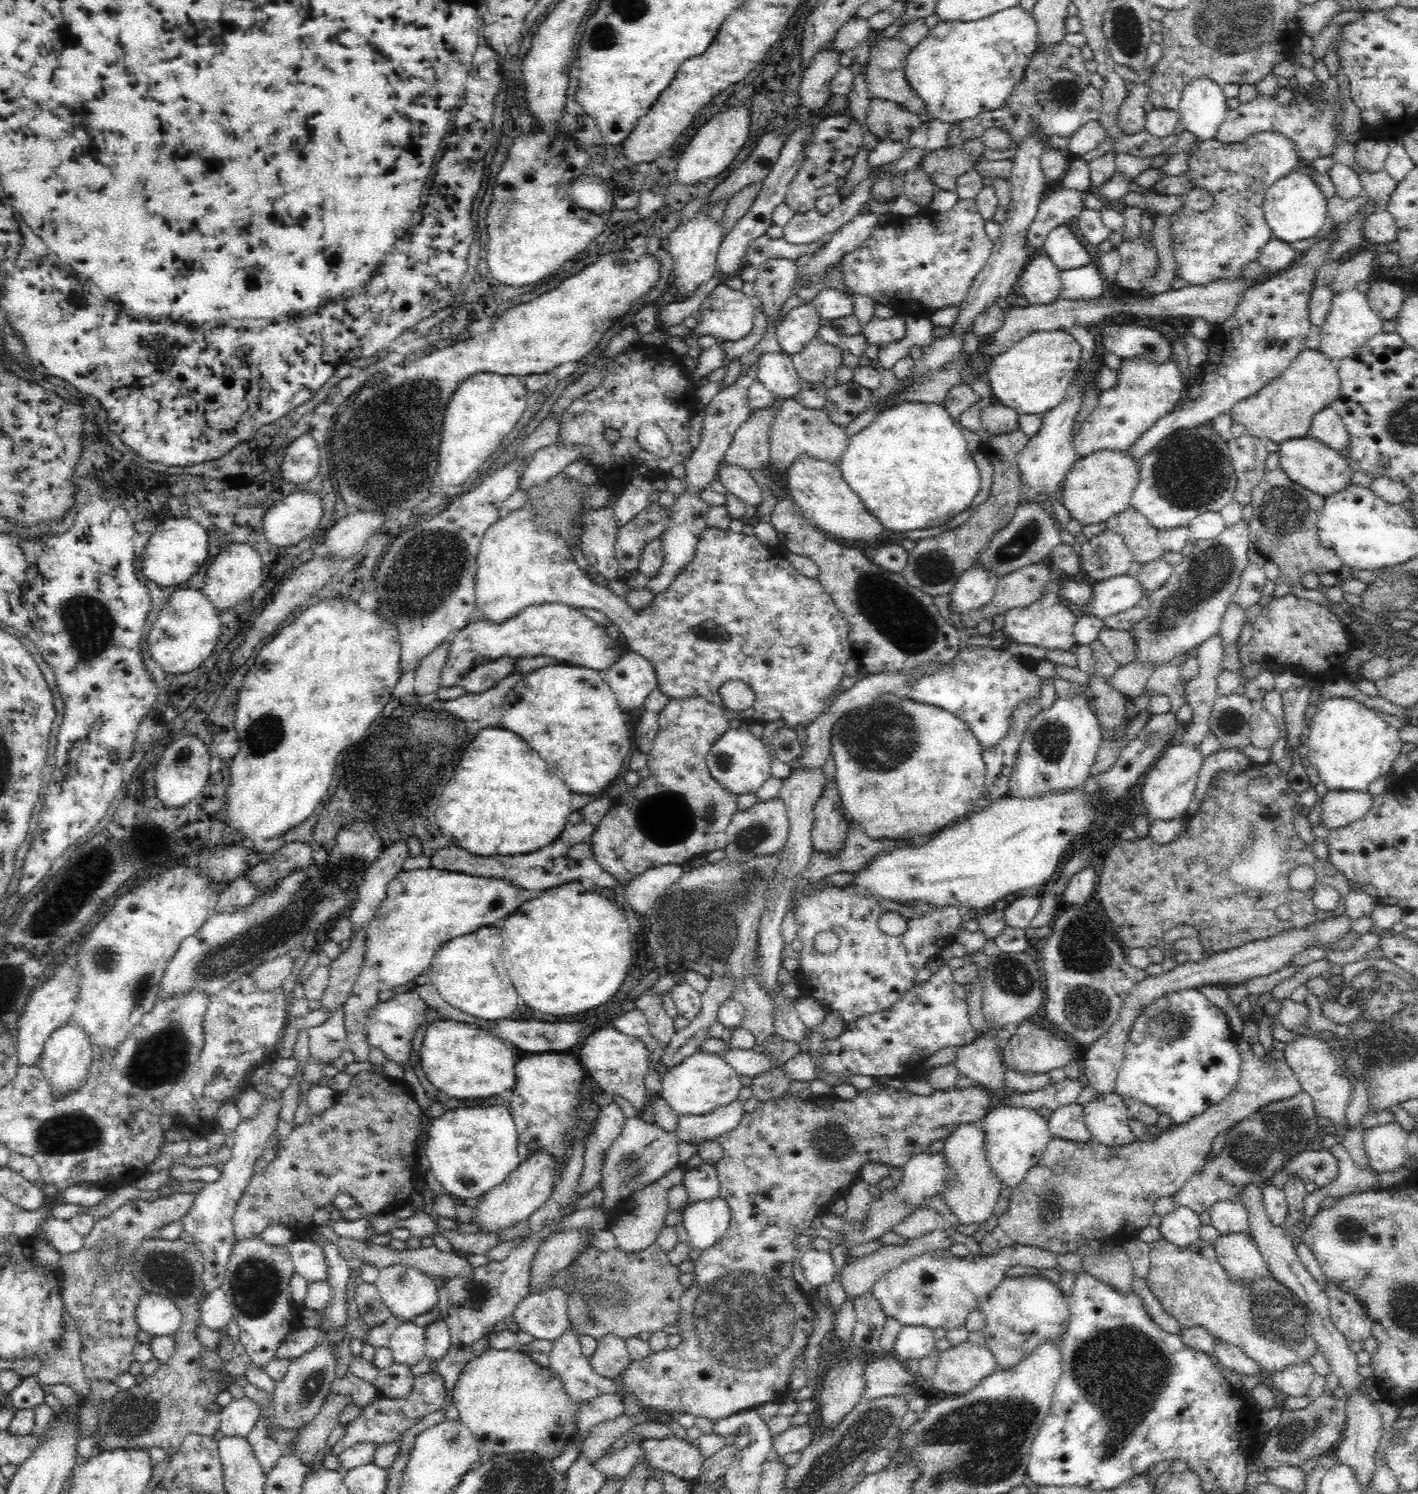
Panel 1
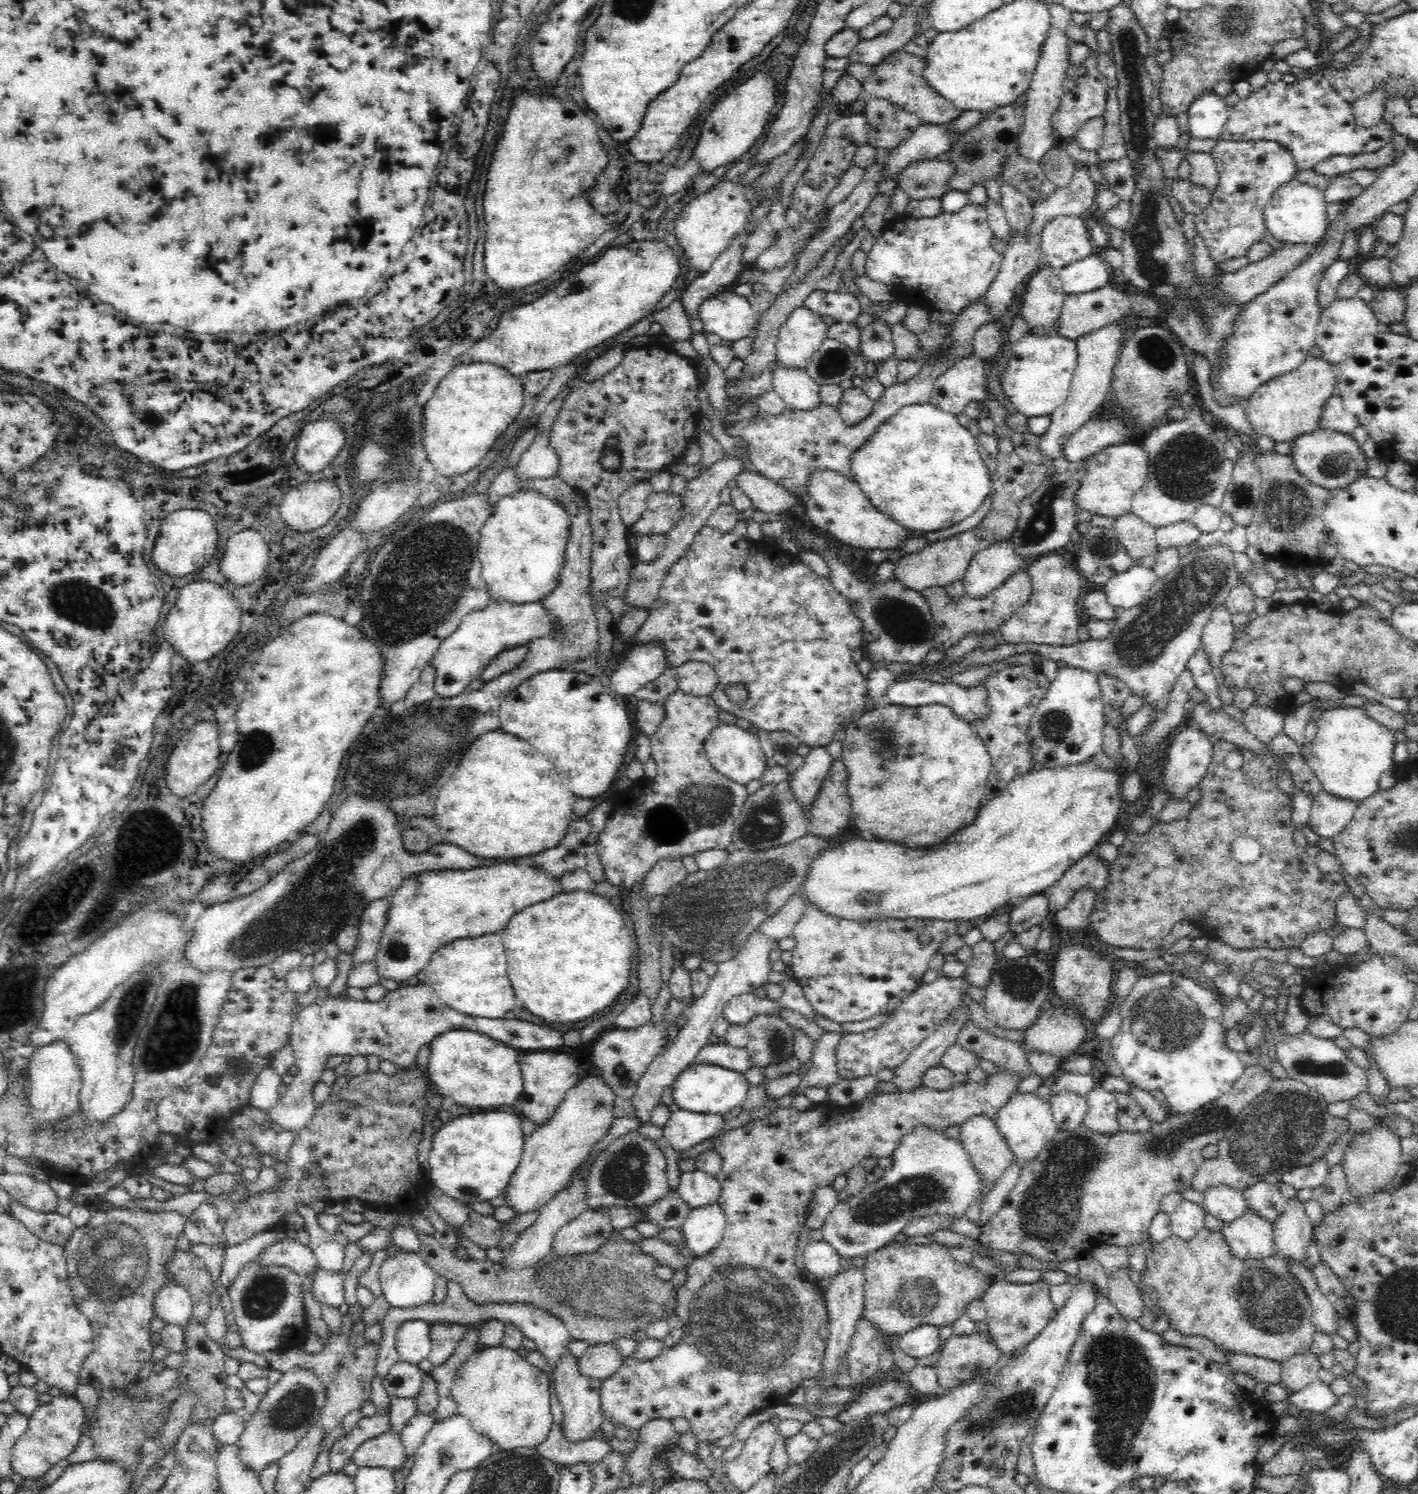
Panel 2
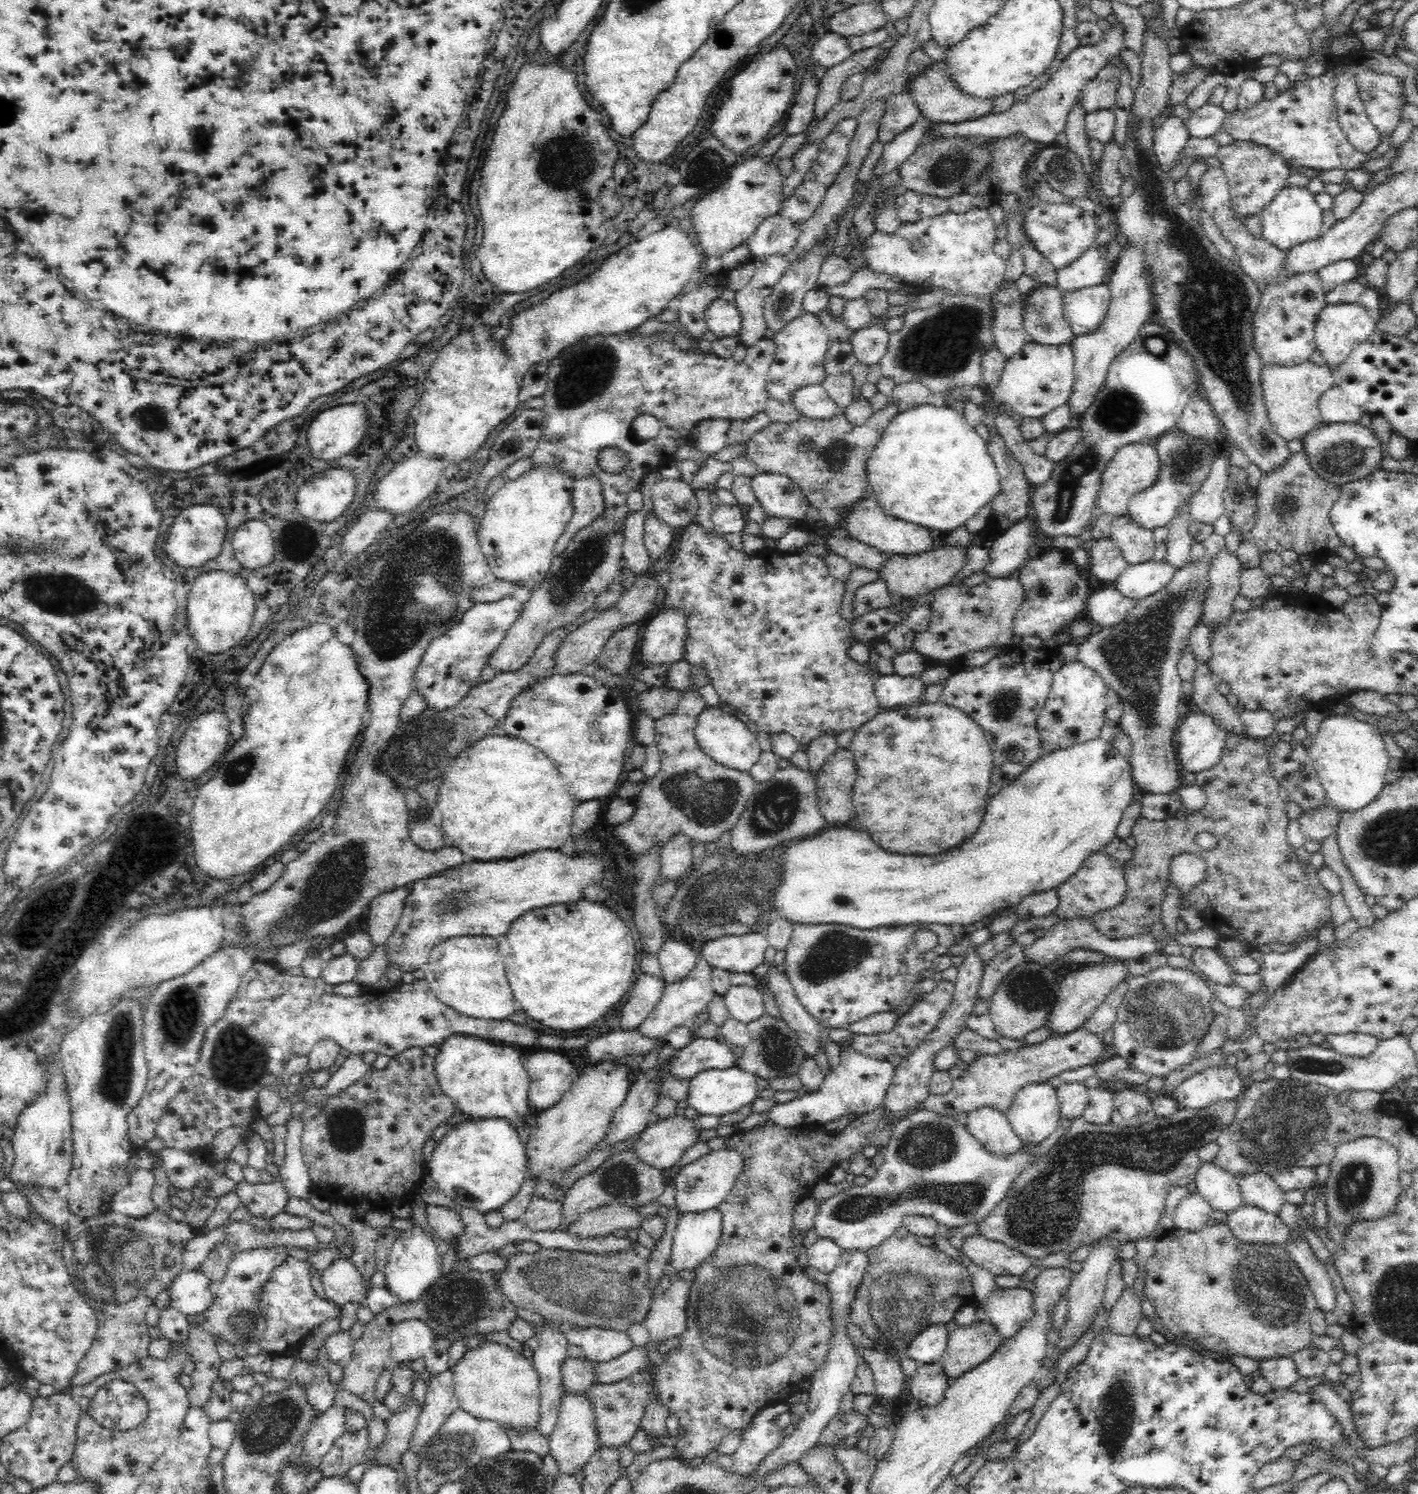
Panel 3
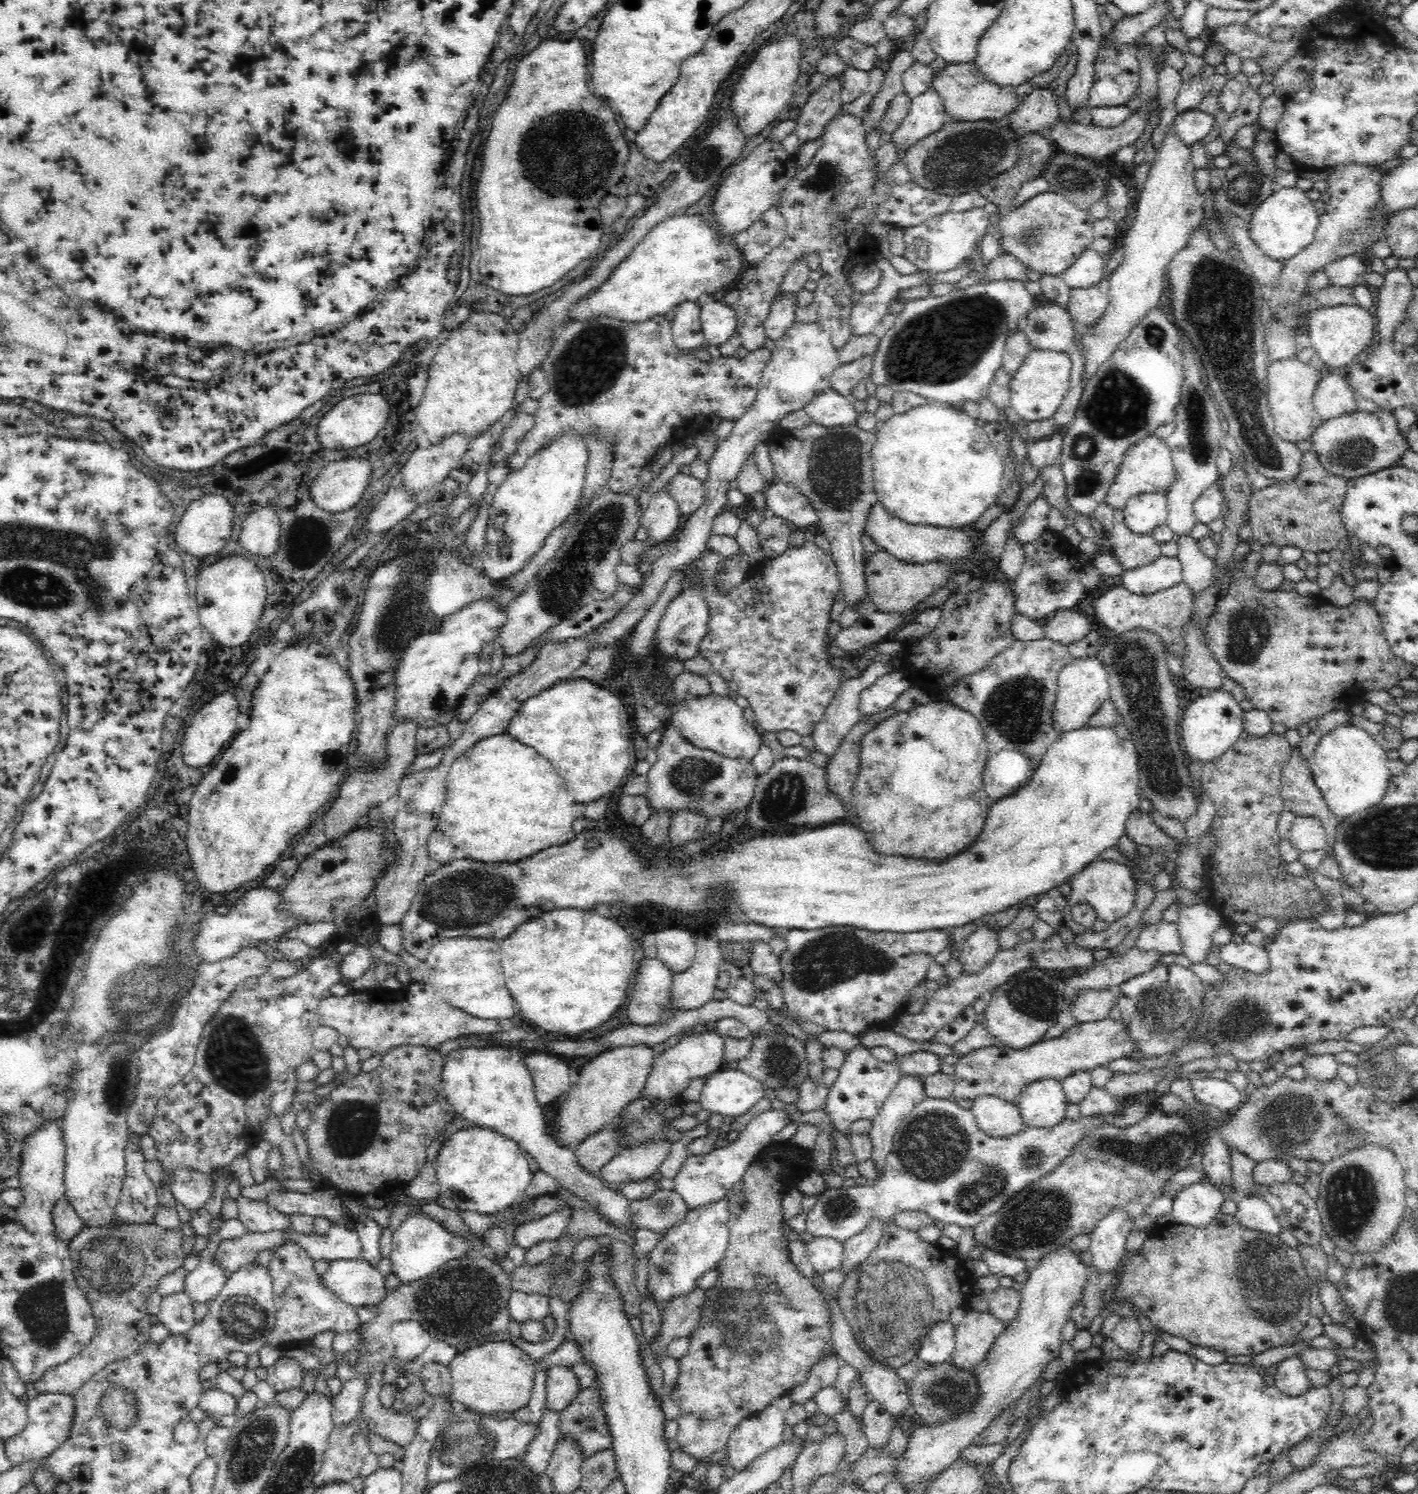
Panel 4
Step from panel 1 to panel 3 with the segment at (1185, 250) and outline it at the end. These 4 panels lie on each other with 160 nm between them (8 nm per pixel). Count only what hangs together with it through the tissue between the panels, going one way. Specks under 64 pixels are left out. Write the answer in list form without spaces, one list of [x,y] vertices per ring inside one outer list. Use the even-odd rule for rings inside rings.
[[[1235,141],[1231,146],[1222,147],[1217,157],[1228,177],[1235,216],[1242,219],[1259,215],[1262,208],[1272,202],[1276,194],[1287,186],[1286,179],[1292,173],[1281,154],[1252,142]]]

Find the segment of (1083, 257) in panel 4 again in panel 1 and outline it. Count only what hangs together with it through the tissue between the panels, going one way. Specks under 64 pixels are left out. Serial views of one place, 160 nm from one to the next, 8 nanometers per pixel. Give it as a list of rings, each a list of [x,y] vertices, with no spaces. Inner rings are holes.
[[[1095,263],[1061,271],[1060,299],[1090,300],[1104,294],[1105,277]]]

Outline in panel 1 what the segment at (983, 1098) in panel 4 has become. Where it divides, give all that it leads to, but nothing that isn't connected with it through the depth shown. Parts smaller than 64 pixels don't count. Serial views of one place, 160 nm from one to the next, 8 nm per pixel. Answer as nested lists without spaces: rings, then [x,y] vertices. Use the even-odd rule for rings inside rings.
[[[977,1123],[959,1124],[944,1139],[944,1148],[947,1162],[956,1168],[959,1178],[954,1182],[954,1188],[948,1190],[944,1202],[950,1211],[958,1218],[959,1224],[982,1224],[993,1214],[993,1208],[1000,1196],[1000,1190],[1004,1188],[1003,1182],[997,1176],[987,1149],[984,1129]]]

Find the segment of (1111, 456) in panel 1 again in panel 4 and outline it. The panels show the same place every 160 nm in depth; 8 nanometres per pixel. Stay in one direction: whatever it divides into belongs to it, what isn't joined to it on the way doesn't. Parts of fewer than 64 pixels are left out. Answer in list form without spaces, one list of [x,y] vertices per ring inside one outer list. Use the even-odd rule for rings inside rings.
[[[1154,434],[1139,440],[1124,454],[1120,472],[1116,474],[1112,486],[1109,488],[1105,502],[1114,509],[1124,508],[1125,502],[1139,494],[1164,492],[1176,482],[1176,465],[1172,459],[1172,451],[1165,441]]]

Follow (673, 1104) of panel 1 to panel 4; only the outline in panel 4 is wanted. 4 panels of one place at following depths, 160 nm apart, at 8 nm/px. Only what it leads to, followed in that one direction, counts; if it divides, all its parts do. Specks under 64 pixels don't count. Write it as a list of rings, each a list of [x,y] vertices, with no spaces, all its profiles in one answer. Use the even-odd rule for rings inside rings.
[[[723,1068],[706,1078],[699,1103],[710,1113],[737,1117],[765,1096],[764,1089],[759,1080],[743,1071]]]

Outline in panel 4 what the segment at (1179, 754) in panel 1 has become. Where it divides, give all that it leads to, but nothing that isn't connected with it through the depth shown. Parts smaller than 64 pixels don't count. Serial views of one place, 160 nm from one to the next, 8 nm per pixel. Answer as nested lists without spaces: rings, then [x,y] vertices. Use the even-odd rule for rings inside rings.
[[[1220,688],[1220,690],[1203,691],[1199,698],[1182,711],[1179,724],[1181,746],[1188,762],[1193,760],[1208,762],[1226,752],[1240,738],[1244,730],[1244,714],[1242,706],[1228,690]]]

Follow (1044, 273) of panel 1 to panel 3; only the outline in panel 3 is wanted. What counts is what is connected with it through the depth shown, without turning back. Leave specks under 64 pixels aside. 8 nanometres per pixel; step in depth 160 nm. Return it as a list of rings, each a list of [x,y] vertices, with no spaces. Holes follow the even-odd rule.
[[[1040,285],[1025,297],[1024,303],[1023,325],[1034,343],[1041,346],[1071,345],[1075,336],[1063,315],[1061,290]]]

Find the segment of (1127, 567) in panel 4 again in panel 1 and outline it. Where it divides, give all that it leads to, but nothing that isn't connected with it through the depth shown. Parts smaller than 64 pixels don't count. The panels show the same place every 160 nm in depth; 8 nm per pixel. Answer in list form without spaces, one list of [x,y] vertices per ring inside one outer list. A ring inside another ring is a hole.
[[[1128,506],[1122,514],[1109,518],[1106,524],[1108,529],[1122,535],[1134,561],[1143,565],[1165,554],[1158,539],[1159,530],[1134,507]]]

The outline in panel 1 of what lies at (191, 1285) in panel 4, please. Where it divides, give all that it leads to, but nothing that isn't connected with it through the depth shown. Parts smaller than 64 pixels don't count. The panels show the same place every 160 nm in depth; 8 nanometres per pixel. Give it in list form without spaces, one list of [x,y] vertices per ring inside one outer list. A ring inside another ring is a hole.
[[[156,1293],[144,1294],[140,1298],[136,1313],[140,1330],[150,1333],[153,1337],[173,1336],[180,1328],[183,1316],[174,1300]]]

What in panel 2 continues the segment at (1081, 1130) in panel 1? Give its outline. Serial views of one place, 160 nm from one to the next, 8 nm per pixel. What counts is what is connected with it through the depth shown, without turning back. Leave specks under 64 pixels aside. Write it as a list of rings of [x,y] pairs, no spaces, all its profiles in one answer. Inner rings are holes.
[[[1059,1090],[1050,1098],[1054,1122],[1059,1129],[1074,1130],[1088,1111],[1084,1096],[1072,1090]]]

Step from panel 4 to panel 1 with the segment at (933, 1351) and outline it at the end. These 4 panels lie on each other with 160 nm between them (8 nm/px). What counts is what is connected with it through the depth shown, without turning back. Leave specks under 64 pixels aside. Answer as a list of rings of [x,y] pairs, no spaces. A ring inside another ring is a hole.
[[[904,1326],[894,1342],[892,1356],[901,1362],[907,1359],[919,1360],[934,1350],[937,1340],[927,1326]]]

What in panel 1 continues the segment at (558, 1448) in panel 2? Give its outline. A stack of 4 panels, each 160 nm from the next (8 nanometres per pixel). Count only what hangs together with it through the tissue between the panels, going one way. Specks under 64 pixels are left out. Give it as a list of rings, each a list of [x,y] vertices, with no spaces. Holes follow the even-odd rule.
[[[632,1440],[622,1450],[604,1451],[596,1460],[596,1468],[606,1477],[624,1478],[636,1461],[646,1461],[637,1440]]]

